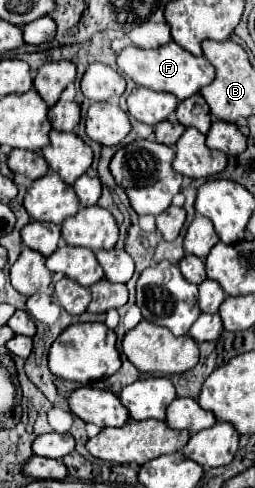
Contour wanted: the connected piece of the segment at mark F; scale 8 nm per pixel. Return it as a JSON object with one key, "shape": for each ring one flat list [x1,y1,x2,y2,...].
{"shape":[[173,41,157,49,125,47,117,57,117,65,121,73,131,77,137,85,153,89,153,91,173,93,179,101,191,97,193,93,199,93,201,87,209,85,215,79,215,67,205,57,195,57]]}

